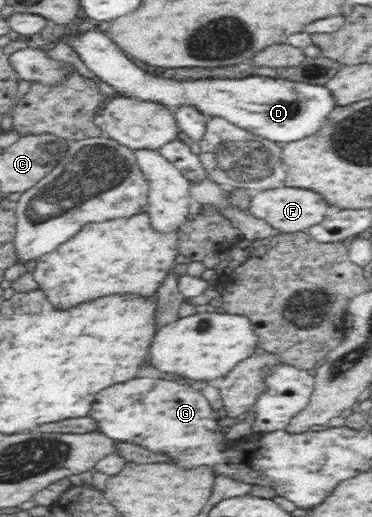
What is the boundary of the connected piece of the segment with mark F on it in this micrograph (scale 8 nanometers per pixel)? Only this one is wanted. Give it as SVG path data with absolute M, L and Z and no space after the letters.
M279 187L257 192L250 200L249 211L256 218L265 220L270 226L285 234L303 234L313 226L319 225L336 206L328 205L319 192L303 188Z

